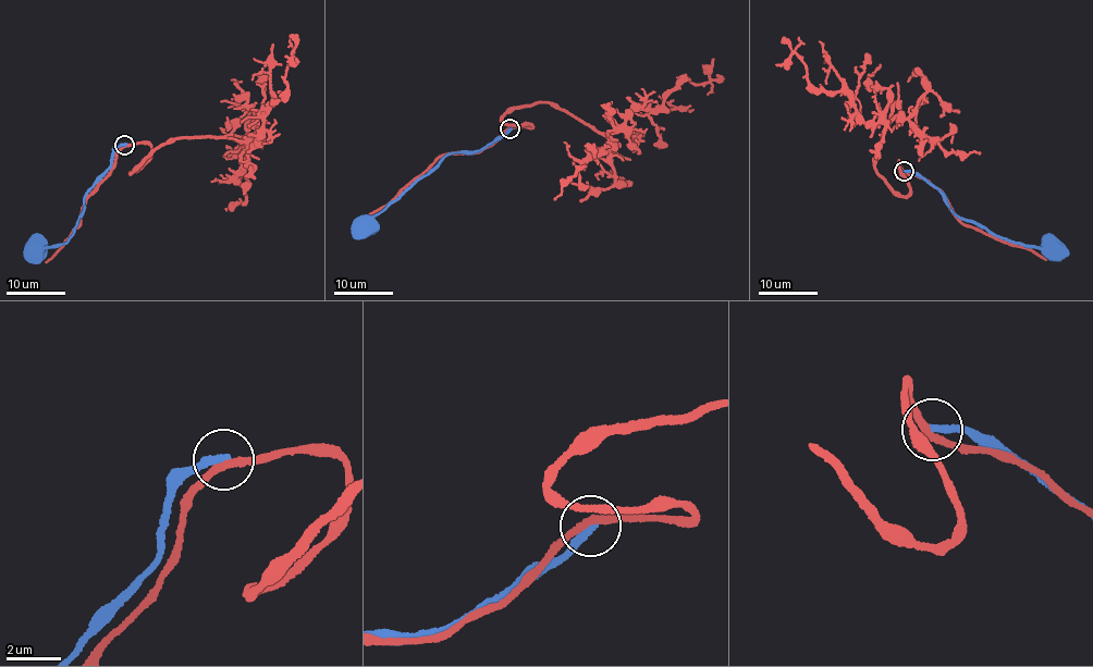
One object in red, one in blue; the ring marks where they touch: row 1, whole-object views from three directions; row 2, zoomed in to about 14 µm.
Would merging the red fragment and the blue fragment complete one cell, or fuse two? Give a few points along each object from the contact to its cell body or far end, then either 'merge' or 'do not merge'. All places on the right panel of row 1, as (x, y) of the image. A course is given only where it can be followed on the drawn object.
red runs (905, 172), (898, 162), (907, 196), (873, 164), (888, 121), (815, 88), (795, 53), (775, 65); blue runs (905, 172), (922, 176), (960, 218), (1007, 239), (1038, 247), (1047, 256), (1053, 252); do not merge

